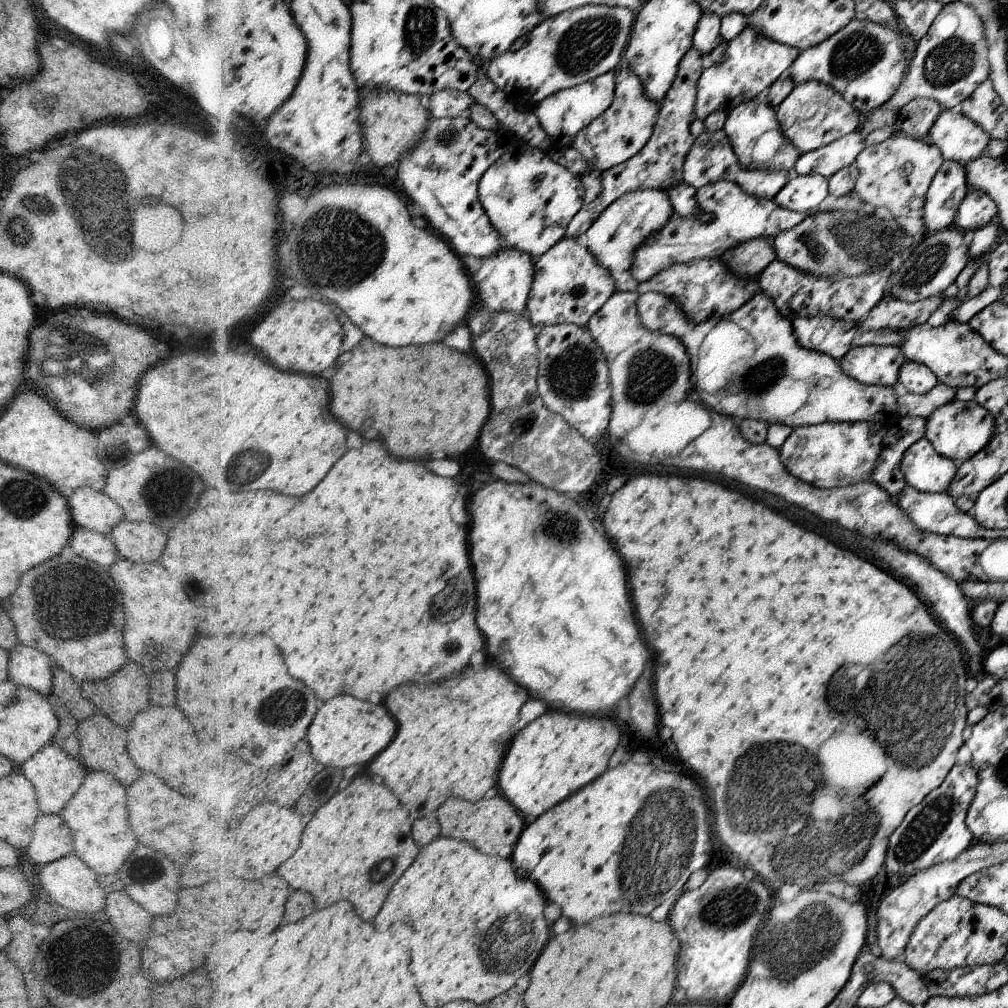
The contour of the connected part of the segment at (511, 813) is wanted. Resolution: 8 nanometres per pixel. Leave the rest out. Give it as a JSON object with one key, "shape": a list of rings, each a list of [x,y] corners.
{"shape":[[[500,792],[496,796],[481,798],[476,802],[470,802],[460,797],[449,798],[437,815],[443,828],[444,837],[475,844],[480,851],[487,855],[498,855],[502,848],[513,846],[528,822]]]}

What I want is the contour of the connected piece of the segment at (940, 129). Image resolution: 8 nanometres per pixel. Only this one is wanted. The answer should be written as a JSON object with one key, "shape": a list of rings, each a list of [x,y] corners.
{"shape":[[[941,110],[927,139],[940,148],[944,160],[966,163],[984,155],[991,136],[962,112]]]}

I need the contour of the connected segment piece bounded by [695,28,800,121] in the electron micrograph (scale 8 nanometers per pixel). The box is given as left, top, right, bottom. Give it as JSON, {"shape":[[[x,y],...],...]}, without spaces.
{"shape":[[[746,28],[738,37],[728,43],[728,56],[724,56],[724,60],[720,64],[709,64],[703,70],[703,76],[699,80],[699,93],[696,94],[695,114],[701,121],[706,120],[712,112],[724,112],[726,116],[744,100],[754,100],[761,98],[764,90],[768,90],[782,73],[786,72],[792,62],[799,55],[797,49],[786,46],[780,46],[772,41],[764,40],[758,32],[754,32],[754,28]]]}

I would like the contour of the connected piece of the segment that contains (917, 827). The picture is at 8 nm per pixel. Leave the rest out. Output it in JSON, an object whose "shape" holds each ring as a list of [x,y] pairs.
{"shape":[[[972,762],[954,765],[942,784],[928,793],[922,802],[908,810],[902,824],[892,833],[892,844],[884,860],[887,872],[903,872],[912,877],[922,870],[954,860],[974,843],[975,835],[967,826],[967,813],[978,792],[979,772]]]}

